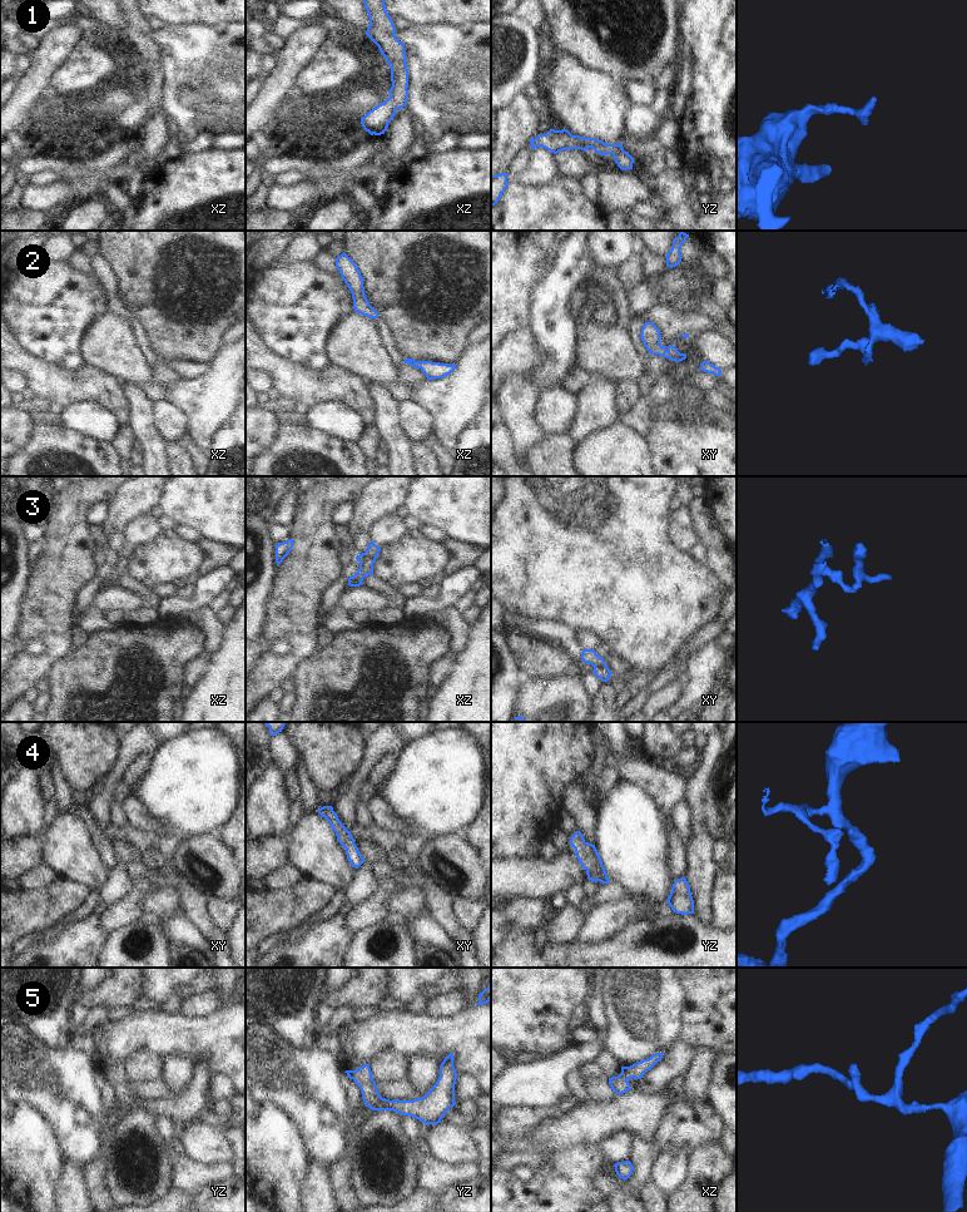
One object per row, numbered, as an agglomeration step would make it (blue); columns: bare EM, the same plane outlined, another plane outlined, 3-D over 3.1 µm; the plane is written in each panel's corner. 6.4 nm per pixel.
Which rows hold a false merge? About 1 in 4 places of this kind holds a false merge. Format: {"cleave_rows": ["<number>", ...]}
{"cleave_rows": ["3"]}

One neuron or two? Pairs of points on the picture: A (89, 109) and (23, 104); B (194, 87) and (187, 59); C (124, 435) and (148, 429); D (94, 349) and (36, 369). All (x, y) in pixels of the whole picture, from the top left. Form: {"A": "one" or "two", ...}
{"A": "two", "B": "two", "C": "two", "D": "two"}

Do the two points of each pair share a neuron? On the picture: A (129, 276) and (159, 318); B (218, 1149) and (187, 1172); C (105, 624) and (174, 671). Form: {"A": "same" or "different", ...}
{"A": "same", "B": "different", "C": "different"}

